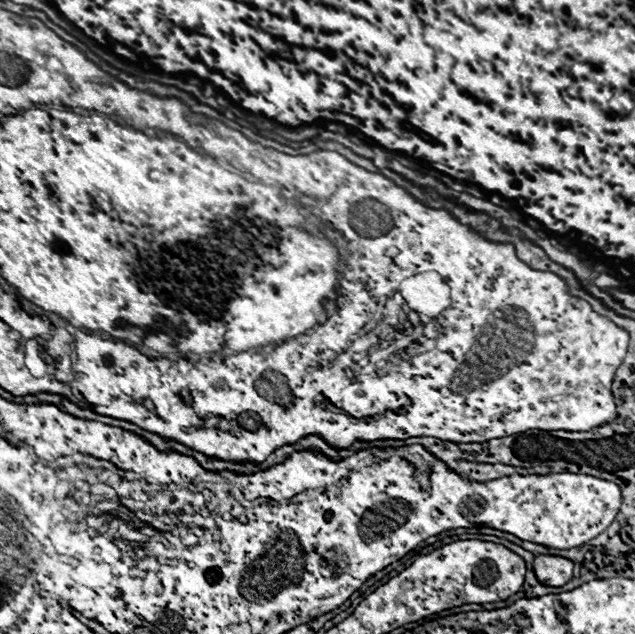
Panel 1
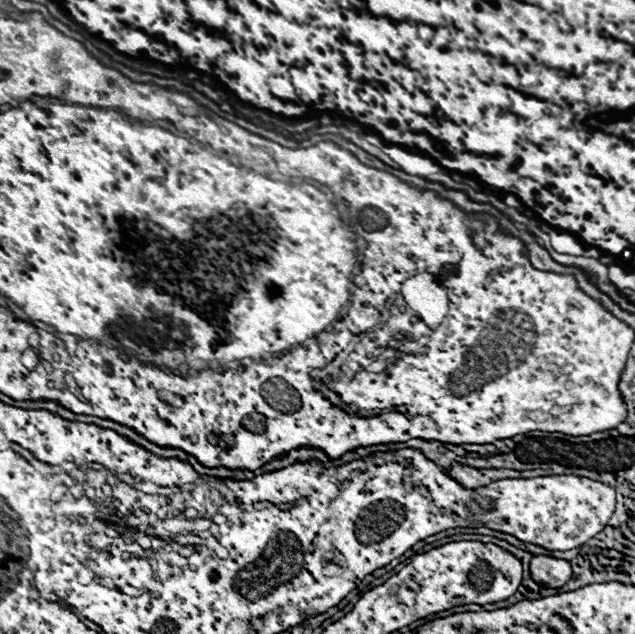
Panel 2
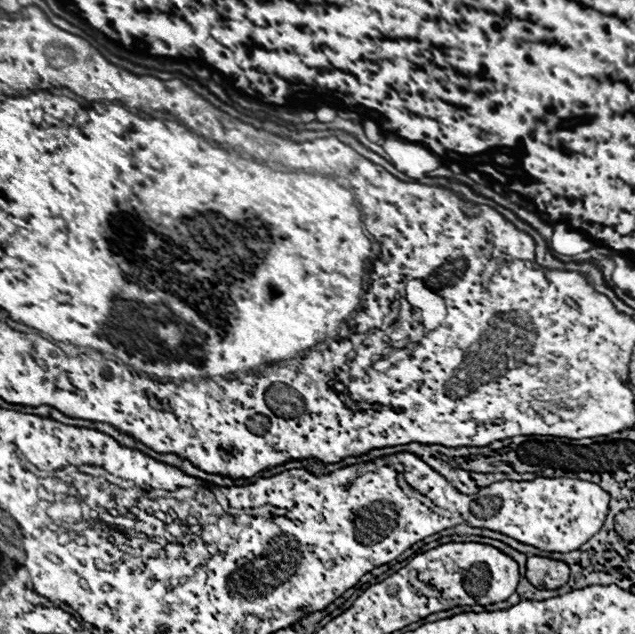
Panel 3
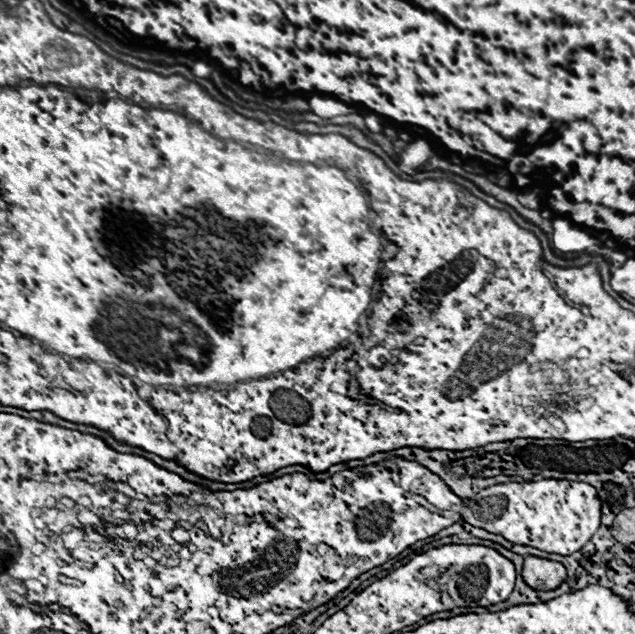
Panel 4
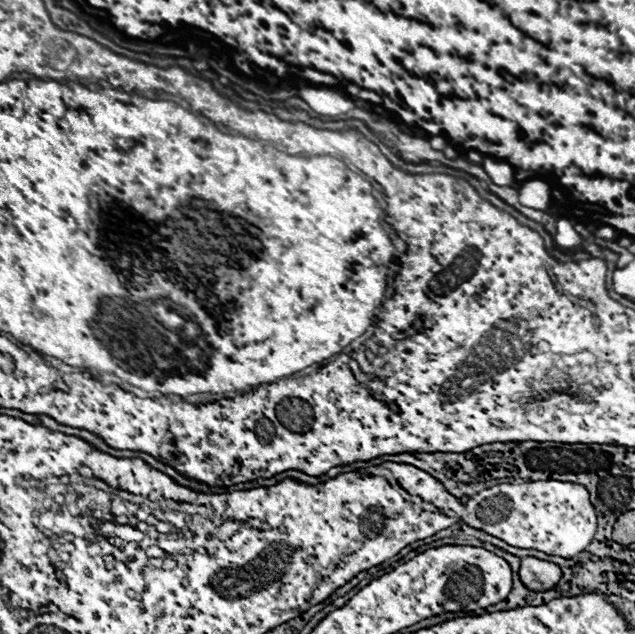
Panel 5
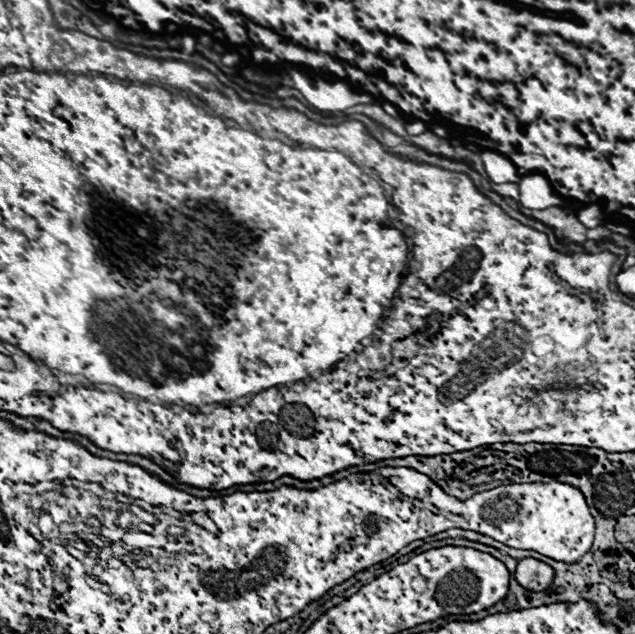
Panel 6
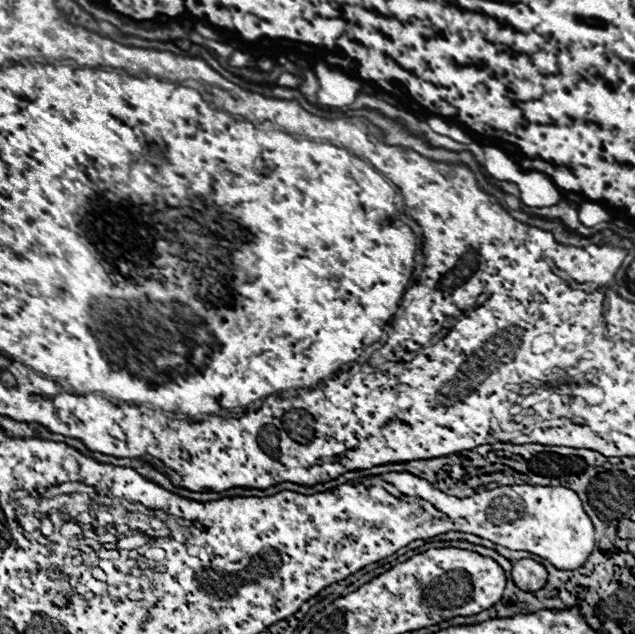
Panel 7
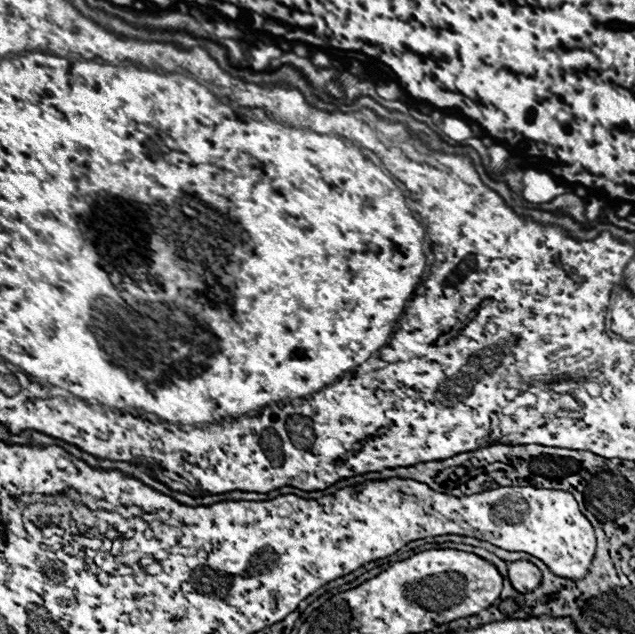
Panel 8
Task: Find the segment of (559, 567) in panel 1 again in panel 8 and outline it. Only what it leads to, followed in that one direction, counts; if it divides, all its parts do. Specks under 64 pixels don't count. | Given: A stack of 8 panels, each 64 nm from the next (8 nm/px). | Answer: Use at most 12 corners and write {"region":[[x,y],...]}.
{"region":[[528,560],[508,564],[508,578],[518,592],[542,584],[542,572]]}

